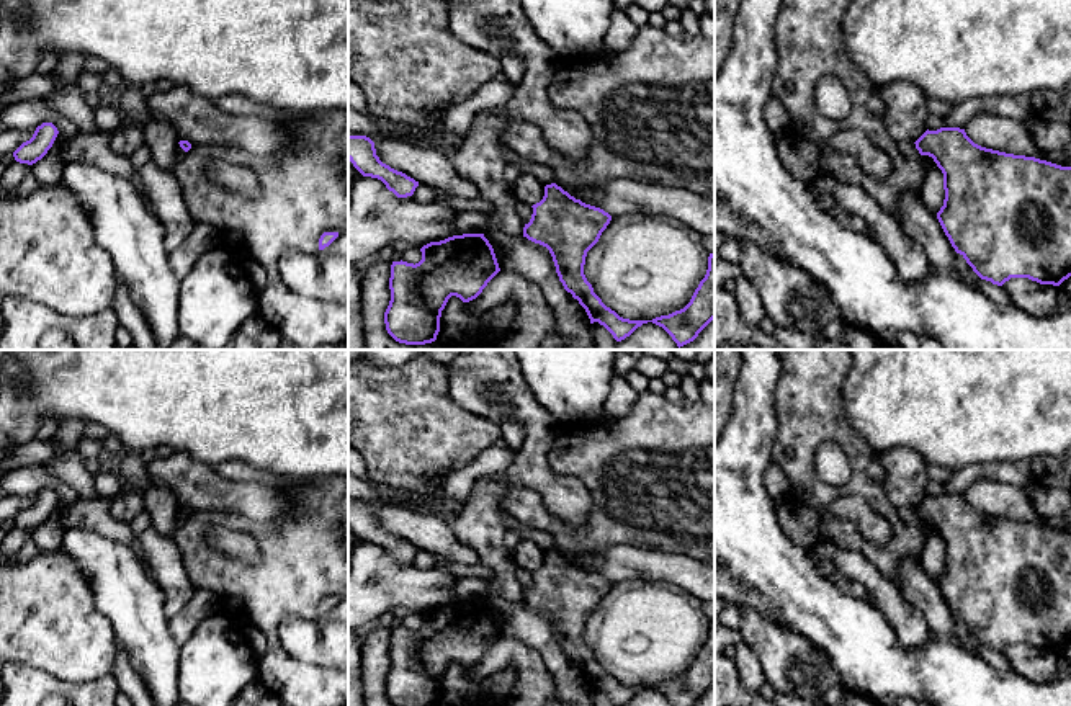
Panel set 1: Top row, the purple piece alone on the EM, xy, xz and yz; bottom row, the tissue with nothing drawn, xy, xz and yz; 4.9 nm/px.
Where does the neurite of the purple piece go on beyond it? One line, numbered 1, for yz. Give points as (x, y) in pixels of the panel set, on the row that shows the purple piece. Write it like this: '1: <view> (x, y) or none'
1: none

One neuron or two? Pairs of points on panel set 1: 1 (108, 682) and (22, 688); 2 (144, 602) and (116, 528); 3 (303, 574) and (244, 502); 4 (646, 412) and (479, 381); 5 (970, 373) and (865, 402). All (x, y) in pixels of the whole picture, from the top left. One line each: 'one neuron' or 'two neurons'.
1: one neuron
2: two neurons
3: two neurons
4: two neurons
5: one neuron

